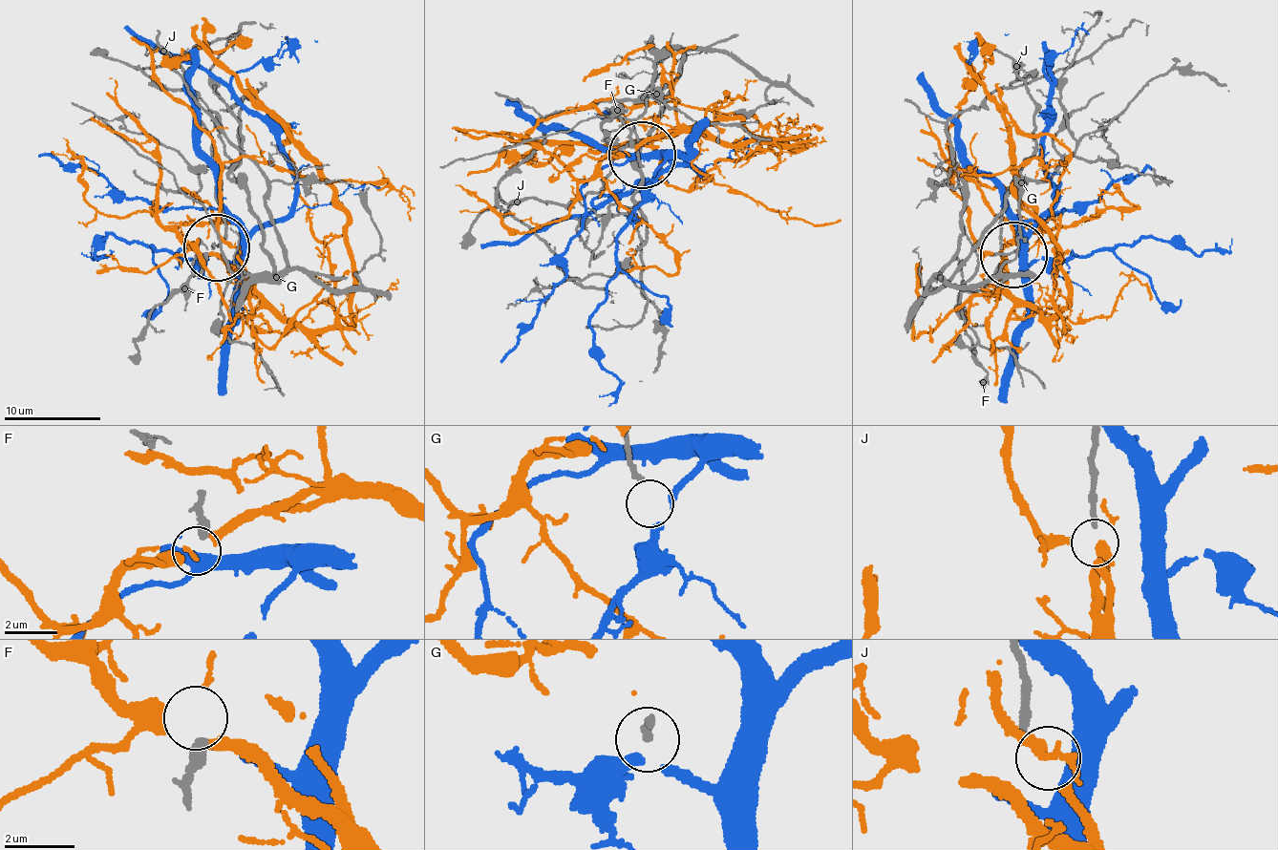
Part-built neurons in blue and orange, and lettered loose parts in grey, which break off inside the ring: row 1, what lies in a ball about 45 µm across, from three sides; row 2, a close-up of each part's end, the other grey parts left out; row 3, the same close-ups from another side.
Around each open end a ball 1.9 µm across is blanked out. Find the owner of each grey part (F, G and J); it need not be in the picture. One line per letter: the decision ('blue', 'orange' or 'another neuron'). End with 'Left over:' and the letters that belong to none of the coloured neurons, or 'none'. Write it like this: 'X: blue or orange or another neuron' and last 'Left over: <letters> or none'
F: another neuron
G: another neuron
J: orange
Left over: F, G

